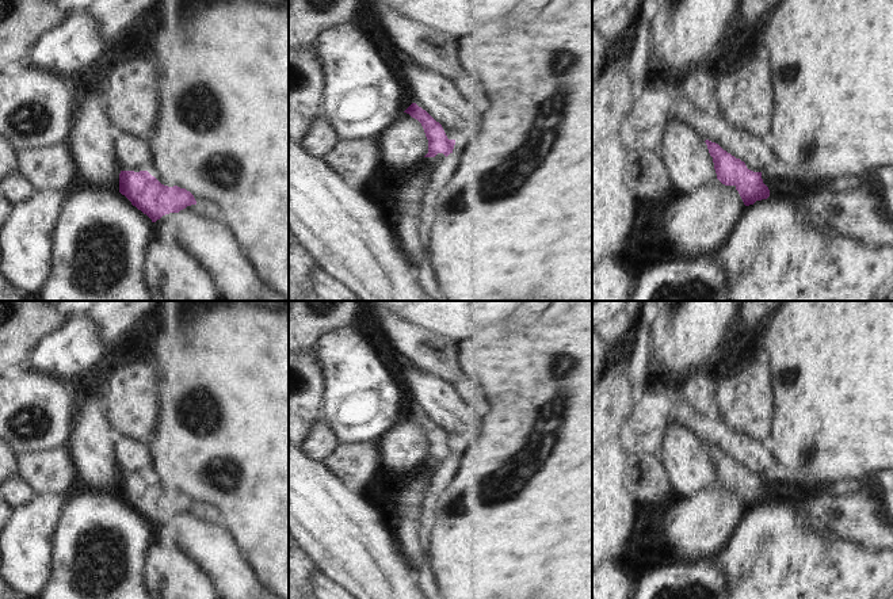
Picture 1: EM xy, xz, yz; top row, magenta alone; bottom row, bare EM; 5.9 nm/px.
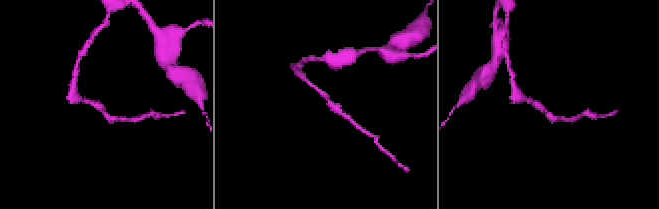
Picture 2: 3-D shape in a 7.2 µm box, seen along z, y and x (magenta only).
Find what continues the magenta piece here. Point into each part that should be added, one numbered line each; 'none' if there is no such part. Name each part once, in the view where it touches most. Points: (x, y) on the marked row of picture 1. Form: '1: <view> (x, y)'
none.

